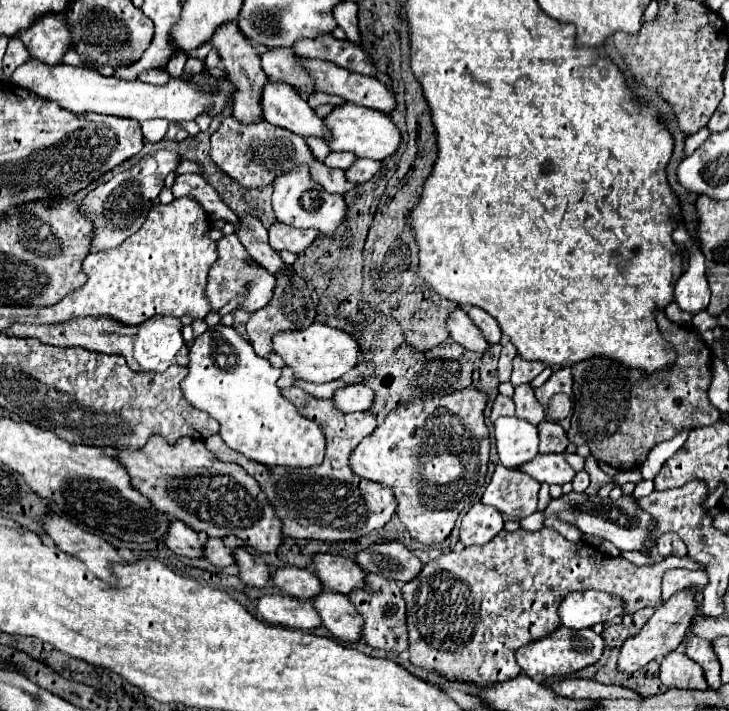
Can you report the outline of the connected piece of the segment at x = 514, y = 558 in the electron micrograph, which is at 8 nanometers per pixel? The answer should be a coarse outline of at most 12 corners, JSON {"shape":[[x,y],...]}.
{"shape":[[552,528],[502,530],[402,586],[410,662],[478,686],[574,590],[654,608],[634,566]]}

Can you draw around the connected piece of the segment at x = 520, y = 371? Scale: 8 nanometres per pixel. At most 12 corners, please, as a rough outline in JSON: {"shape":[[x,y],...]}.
{"shape":[[516,356],[510,382],[532,382],[544,370],[540,360]]}

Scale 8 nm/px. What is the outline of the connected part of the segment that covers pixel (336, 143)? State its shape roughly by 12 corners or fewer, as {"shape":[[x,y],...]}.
{"shape":[[340,104],[322,118],[332,152],[384,160],[400,132],[378,110]]}

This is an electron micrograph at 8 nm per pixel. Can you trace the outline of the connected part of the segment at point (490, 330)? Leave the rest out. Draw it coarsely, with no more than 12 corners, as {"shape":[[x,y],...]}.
{"shape":[[478,306],[468,308],[470,320],[490,344],[498,342],[498,322]]}

